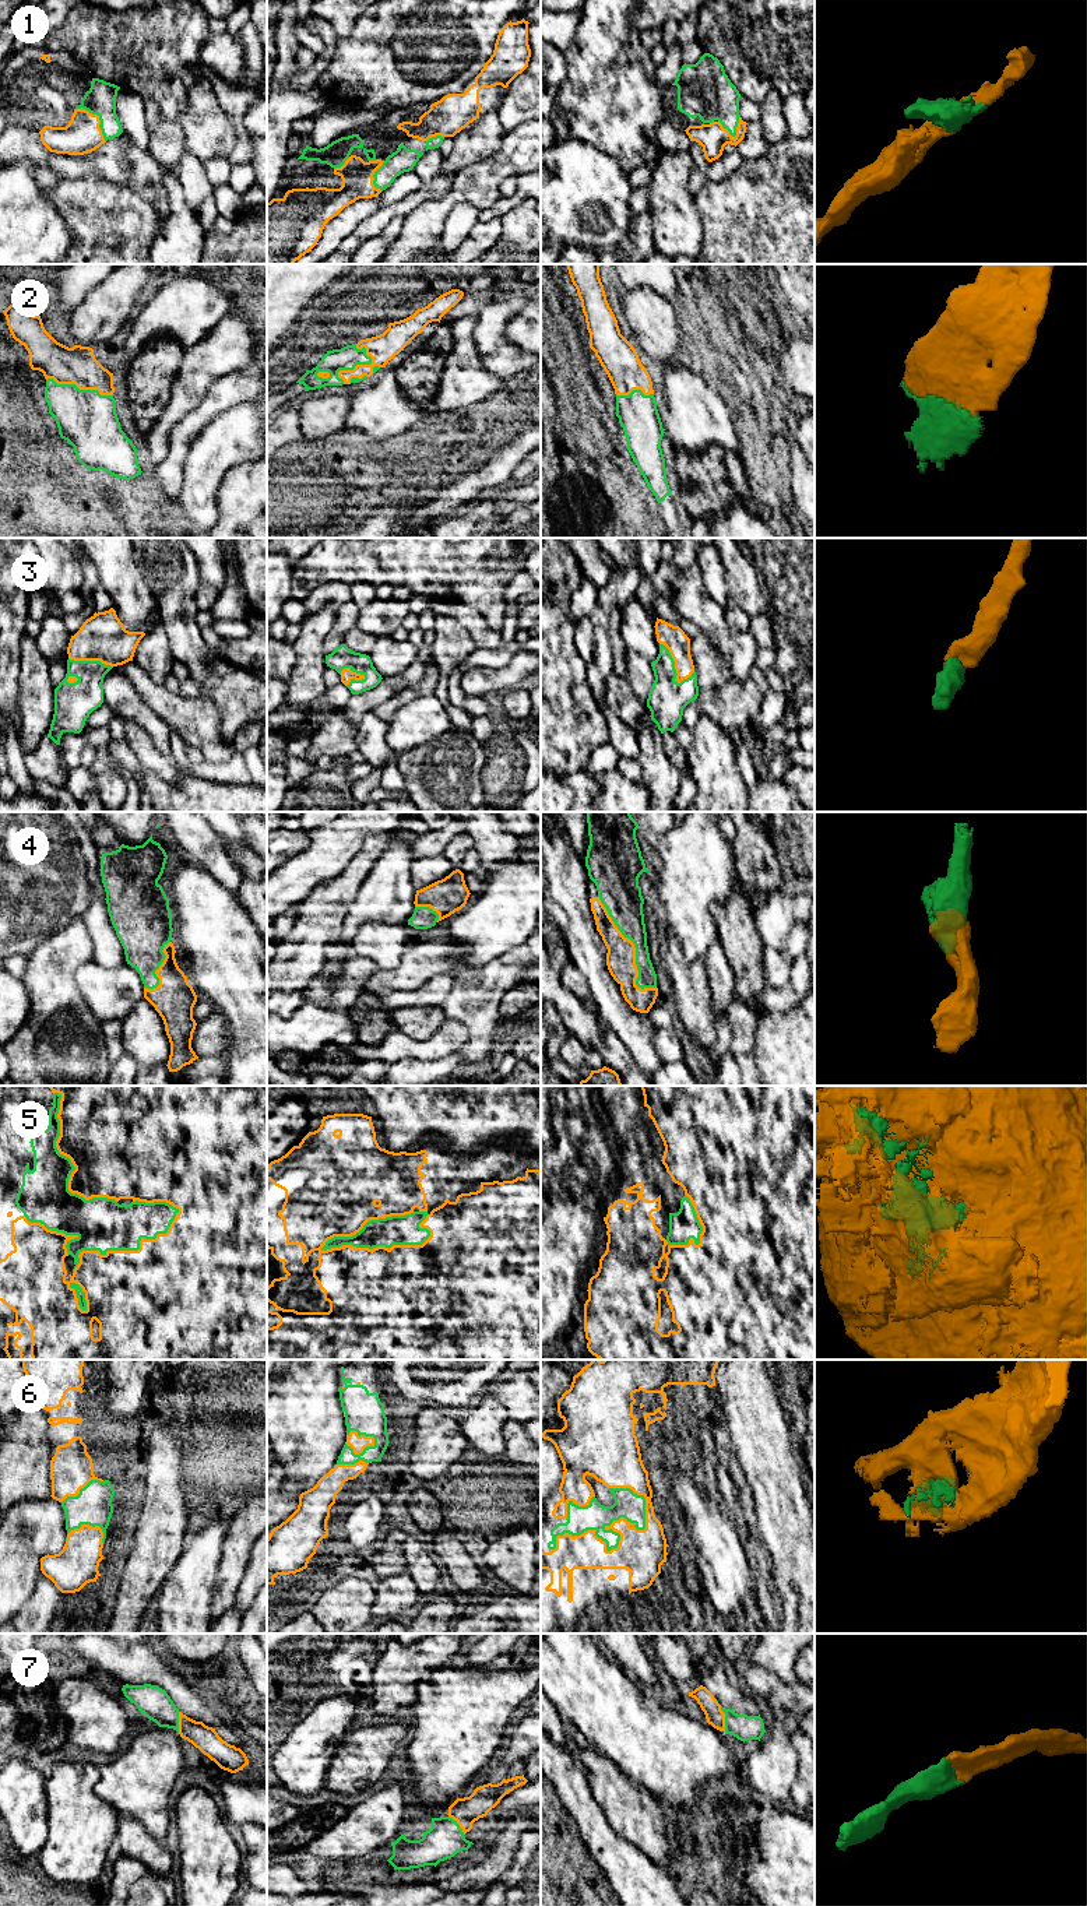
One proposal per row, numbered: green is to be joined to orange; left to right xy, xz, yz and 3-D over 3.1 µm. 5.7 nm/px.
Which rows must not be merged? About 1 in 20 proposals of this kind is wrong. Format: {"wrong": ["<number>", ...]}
{"wrong": []}

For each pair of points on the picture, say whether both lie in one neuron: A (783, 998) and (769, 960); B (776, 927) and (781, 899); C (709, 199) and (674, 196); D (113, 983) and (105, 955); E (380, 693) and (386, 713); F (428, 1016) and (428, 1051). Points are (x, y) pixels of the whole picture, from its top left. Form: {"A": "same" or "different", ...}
{"A": "different", "B": "same", "C": "different", "D": "different", "E": "different", "F": "different"}

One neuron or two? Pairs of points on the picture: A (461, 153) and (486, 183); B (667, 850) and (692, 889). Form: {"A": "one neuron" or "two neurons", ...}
{"A": "two neurons", "B": "one neuron"}

